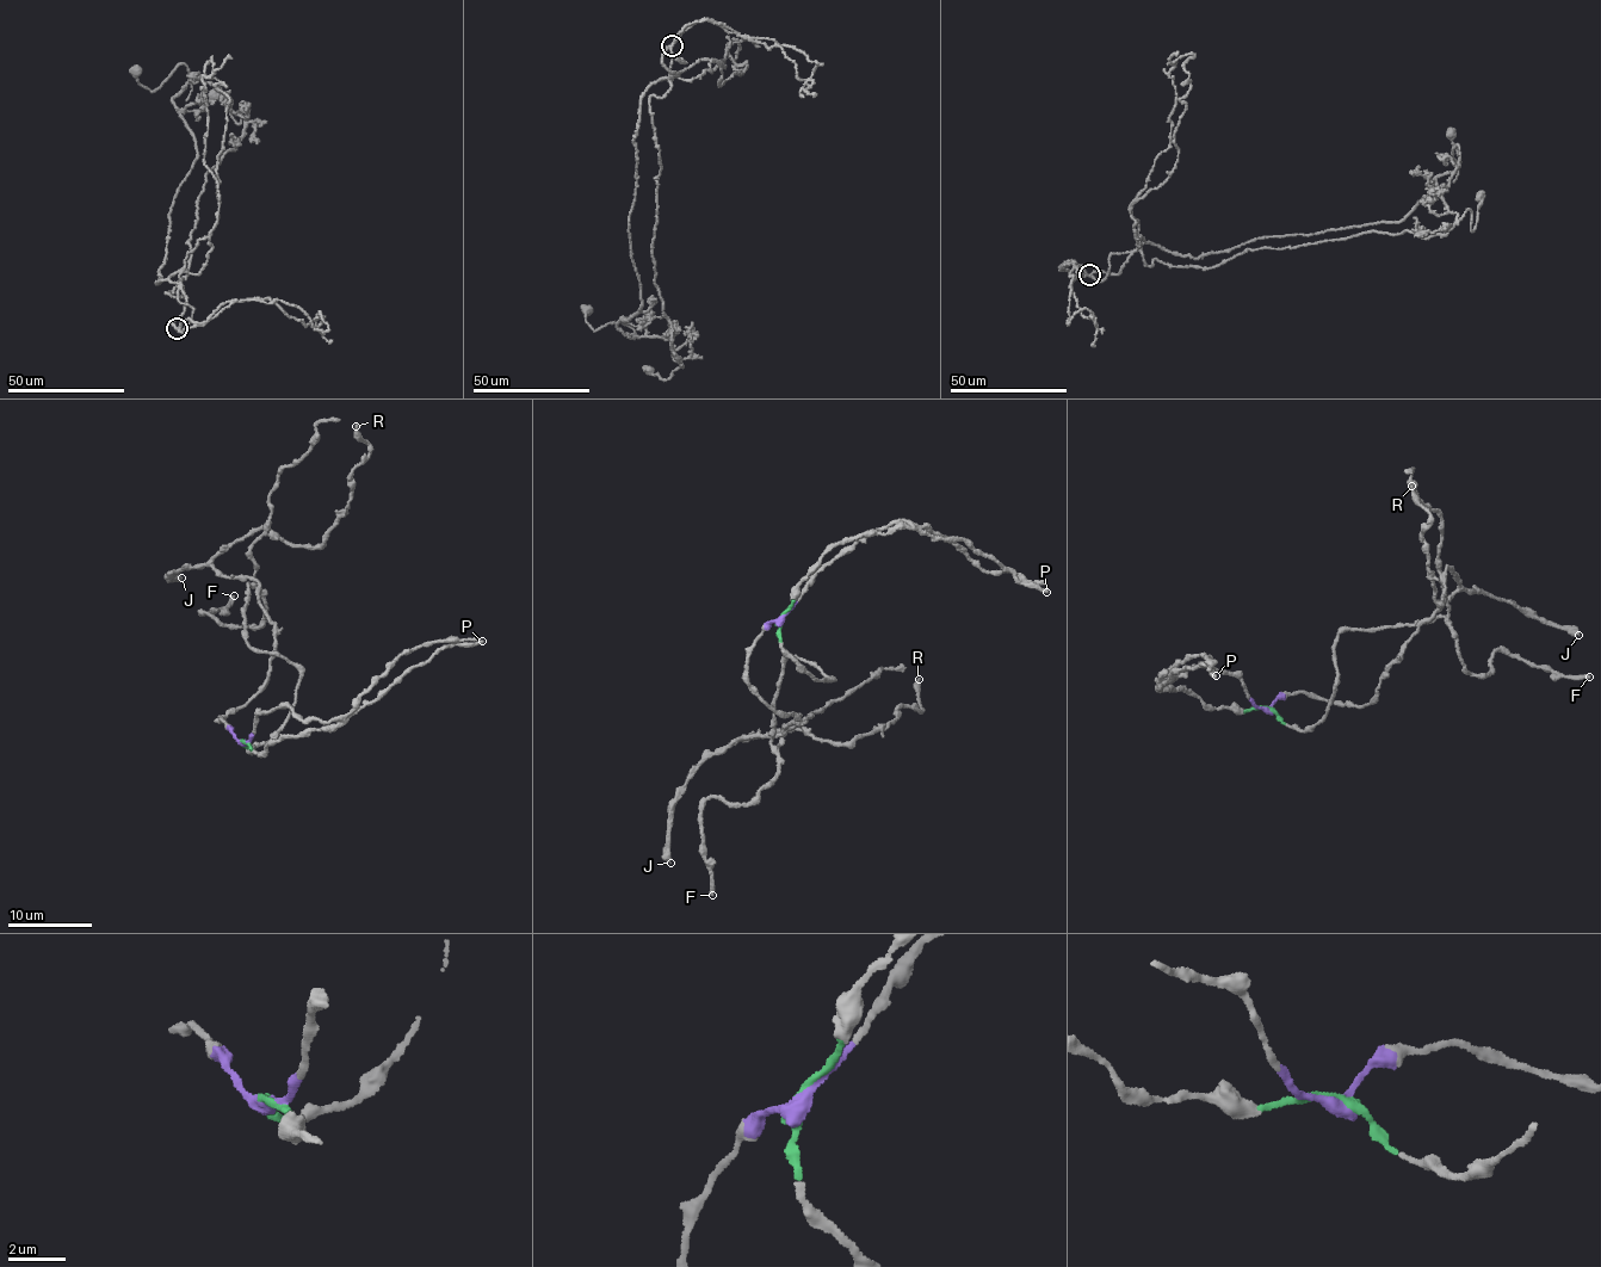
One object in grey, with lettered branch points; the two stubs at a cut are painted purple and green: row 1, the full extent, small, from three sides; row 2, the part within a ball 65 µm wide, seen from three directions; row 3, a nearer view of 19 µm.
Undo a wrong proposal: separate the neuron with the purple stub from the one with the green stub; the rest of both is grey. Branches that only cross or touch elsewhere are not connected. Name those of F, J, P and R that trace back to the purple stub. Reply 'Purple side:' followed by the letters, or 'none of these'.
Purple side: J, R

